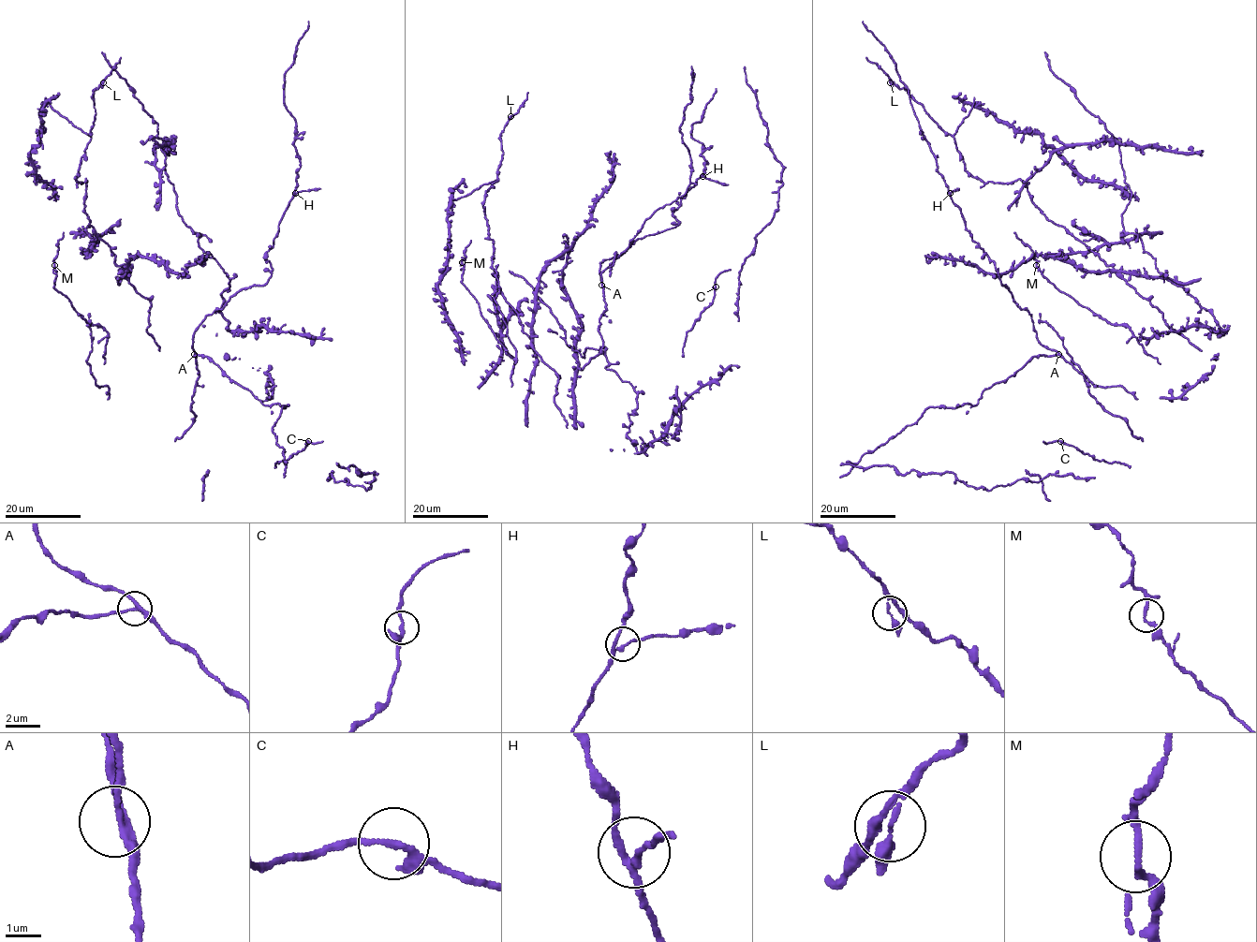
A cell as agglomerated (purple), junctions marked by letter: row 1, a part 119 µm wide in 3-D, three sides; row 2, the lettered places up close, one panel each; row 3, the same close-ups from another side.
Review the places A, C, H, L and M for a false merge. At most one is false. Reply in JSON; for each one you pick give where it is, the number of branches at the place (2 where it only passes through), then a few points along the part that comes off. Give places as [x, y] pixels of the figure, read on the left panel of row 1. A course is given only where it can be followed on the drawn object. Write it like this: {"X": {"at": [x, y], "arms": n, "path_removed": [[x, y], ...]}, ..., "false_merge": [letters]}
{"false_merge": []}

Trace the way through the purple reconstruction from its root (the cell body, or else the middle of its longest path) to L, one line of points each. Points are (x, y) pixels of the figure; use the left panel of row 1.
L: (167, 268), (134, 256), (125, 272), (89, 224), (86, 179), (76, 178), (91, 139), (93, 92), (103, 82)

